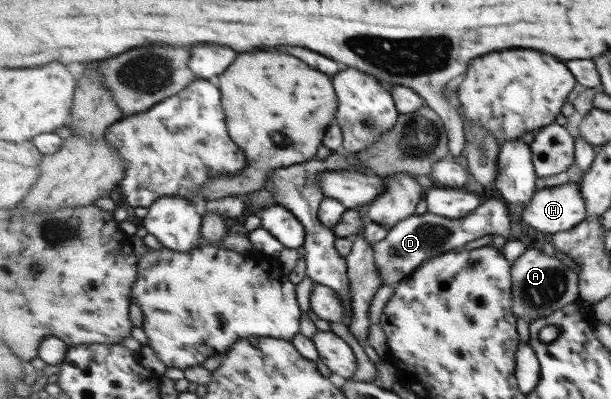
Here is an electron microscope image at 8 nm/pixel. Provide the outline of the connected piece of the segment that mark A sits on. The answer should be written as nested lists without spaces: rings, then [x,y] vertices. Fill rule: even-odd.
[[[530,248],[512,264],[513,311],[518,318],[531,321],[551,315],[580,298],[581,279],[577,271],[561,259],[546,255],[542,250]]]

